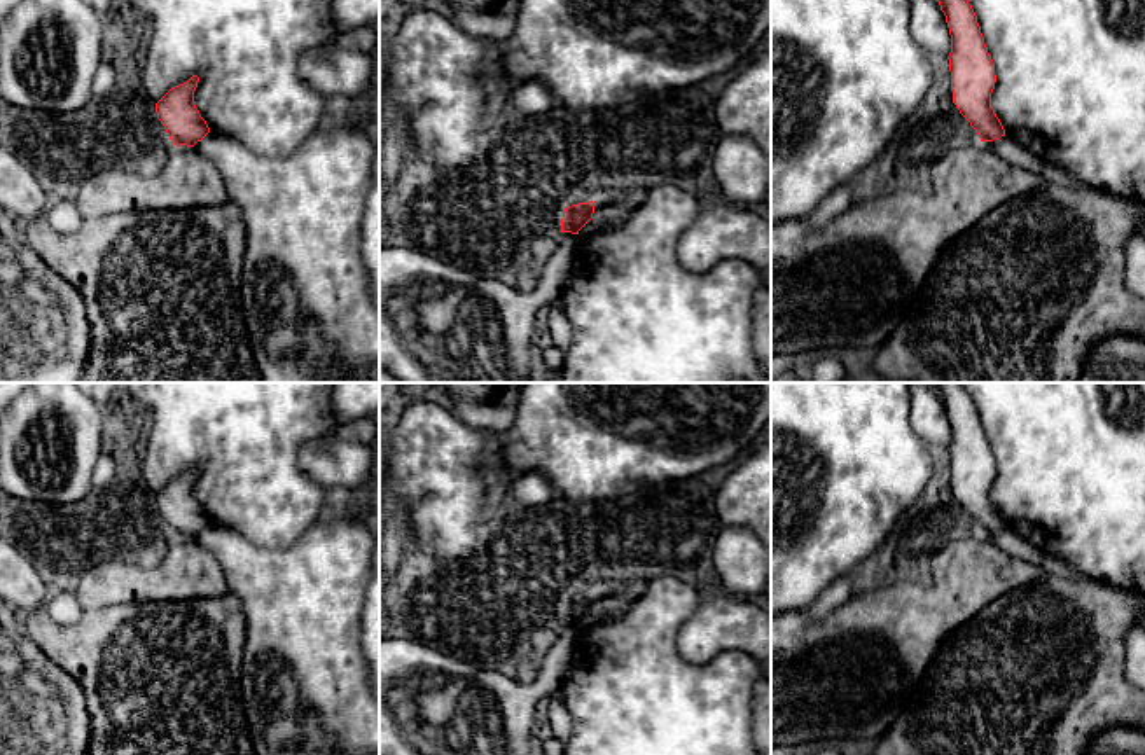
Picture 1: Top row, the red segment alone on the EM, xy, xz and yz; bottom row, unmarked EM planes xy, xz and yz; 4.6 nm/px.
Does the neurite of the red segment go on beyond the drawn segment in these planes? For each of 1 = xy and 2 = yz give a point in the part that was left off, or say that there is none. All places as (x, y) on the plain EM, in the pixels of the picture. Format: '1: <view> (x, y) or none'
1: none
2: none

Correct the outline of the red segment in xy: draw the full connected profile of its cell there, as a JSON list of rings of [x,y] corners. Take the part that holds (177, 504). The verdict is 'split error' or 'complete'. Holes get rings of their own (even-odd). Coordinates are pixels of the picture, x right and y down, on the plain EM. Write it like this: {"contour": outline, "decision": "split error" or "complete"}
{"contour": [[[192,467],[187,474],[171,479],[157,495],[157,510],[164,517],[173,537],[194,538],[210,519],[194,496],[194,482],[199,468]]], "decision": "complete"}

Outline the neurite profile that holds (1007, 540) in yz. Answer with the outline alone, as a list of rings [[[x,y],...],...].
[[[1005,526],[1000,531],[982,533],[982,537],[1000,551],[1040,566],[1044,554],[1014,530]]]

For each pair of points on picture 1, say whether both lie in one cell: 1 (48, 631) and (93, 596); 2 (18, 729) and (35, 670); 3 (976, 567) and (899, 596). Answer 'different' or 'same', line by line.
1: different
2: same
3: same

